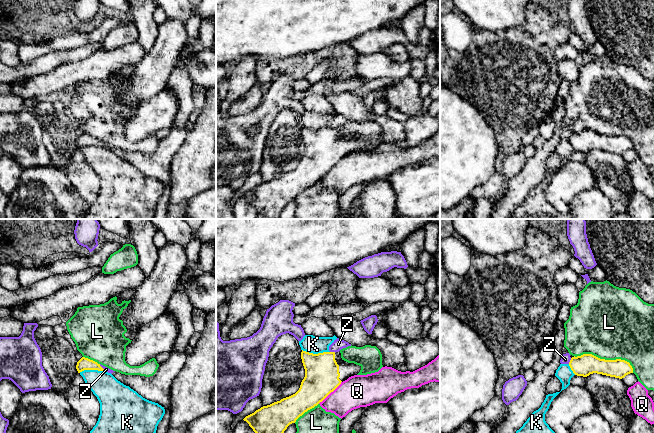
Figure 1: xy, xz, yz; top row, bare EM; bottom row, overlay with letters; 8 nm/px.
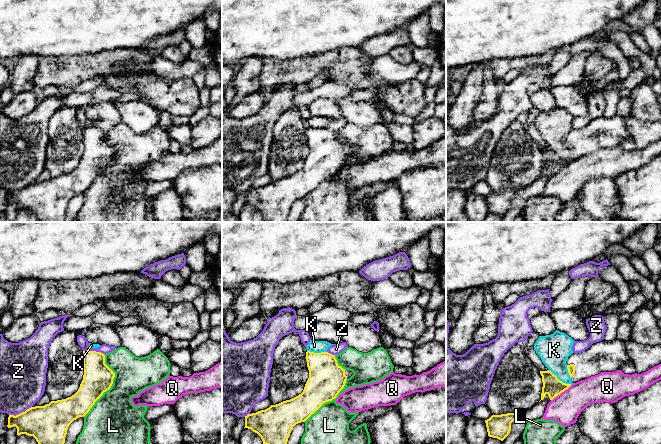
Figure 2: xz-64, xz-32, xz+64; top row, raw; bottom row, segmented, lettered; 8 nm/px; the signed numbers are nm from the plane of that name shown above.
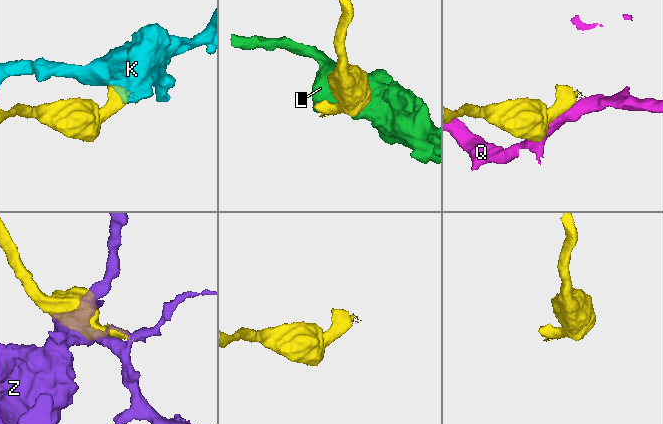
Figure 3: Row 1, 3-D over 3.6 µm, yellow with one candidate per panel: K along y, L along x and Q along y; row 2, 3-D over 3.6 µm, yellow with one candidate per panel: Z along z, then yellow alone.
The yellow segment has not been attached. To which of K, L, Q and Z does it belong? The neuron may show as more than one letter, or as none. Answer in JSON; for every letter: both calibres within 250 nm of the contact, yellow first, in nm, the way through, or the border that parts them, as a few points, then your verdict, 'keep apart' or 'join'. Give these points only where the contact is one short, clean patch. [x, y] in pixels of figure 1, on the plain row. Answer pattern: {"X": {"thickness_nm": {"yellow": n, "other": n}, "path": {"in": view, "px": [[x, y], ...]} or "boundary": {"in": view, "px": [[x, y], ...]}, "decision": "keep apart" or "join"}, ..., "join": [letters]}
{"K": {"thickness_nm": {"yellow": 280, "other": 140}, "decision": "keep apart"}, "L": {"thickness_nm": {"yellow": 170, "other": 480}, "decision": "keep apart"}, "Q": {"thickness_nm": {"yellow": 280, "other": 260}, "boundary": {"in": "xz", "px": [[341, 157], [318, 179]]}, "decision": "keep apart"}, "Z": {"thickness_nm": {"yellow": 170, "other": 80}, "decision": "keep apart"}, "join": []}

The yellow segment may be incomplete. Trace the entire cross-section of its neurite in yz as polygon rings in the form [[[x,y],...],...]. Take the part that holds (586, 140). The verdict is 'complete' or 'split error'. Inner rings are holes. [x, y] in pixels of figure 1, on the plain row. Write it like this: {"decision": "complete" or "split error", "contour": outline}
{"decision": "complete", "contour": [[[592,130],[572,133],[569,142],[575,151],[583,153],[597,149],[622,155],[626,151],[633,149],[632,142],[625,136],[605,136]]]}

